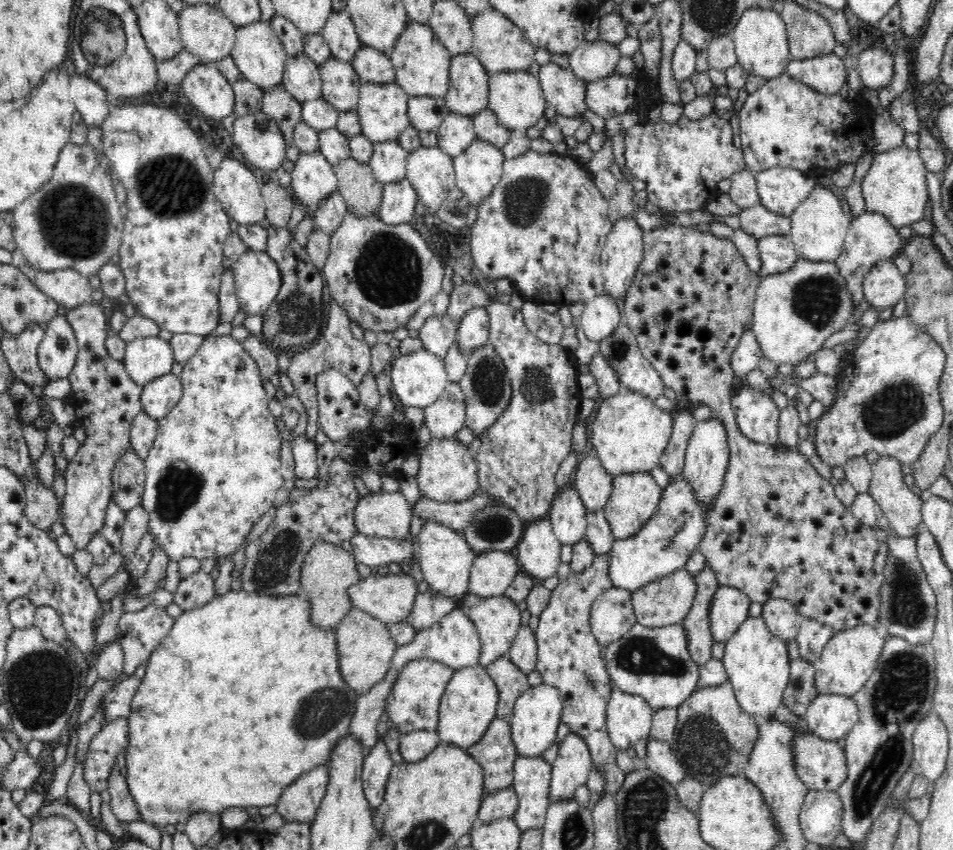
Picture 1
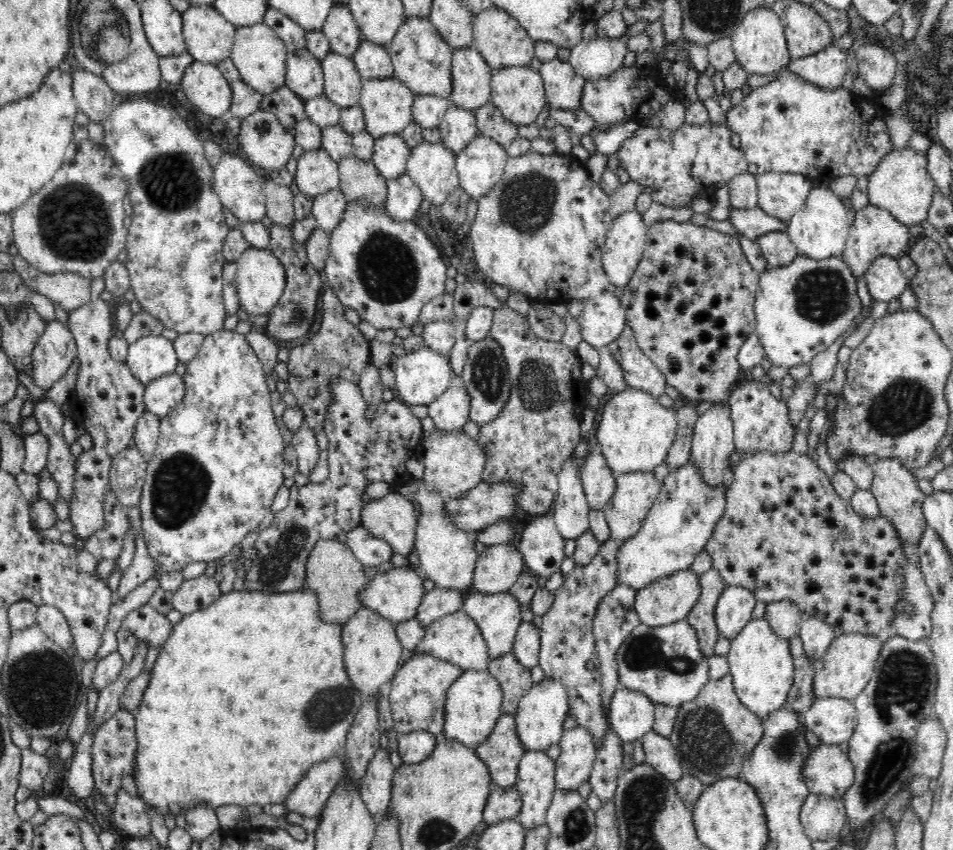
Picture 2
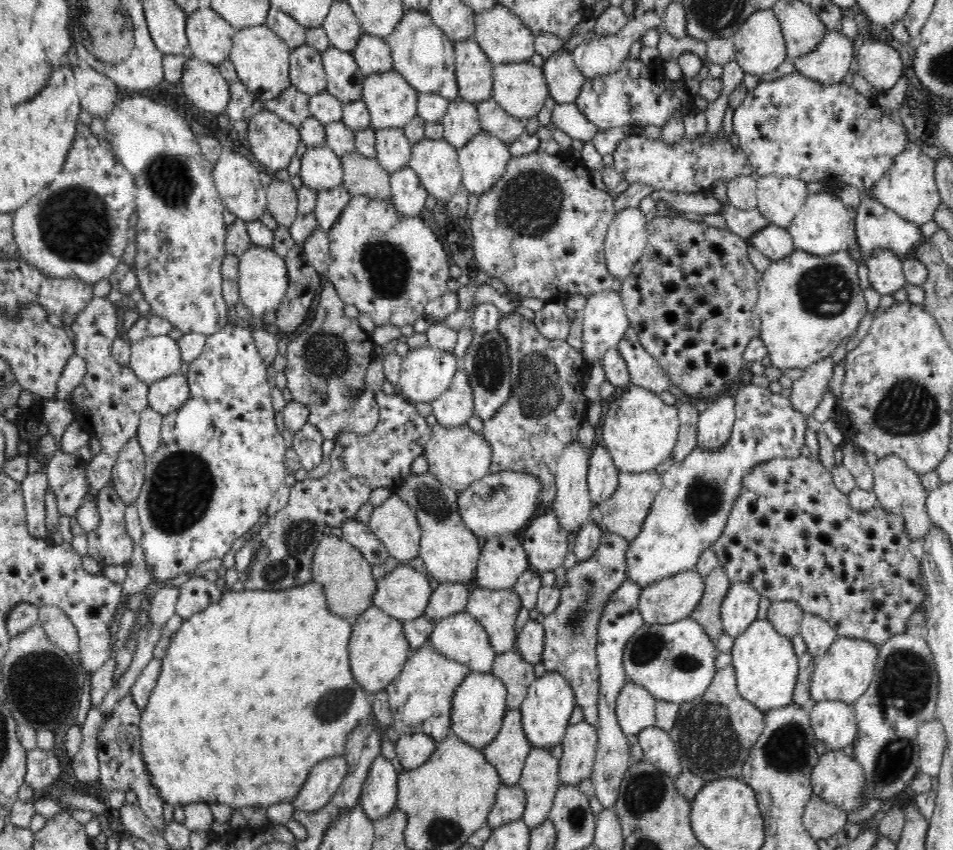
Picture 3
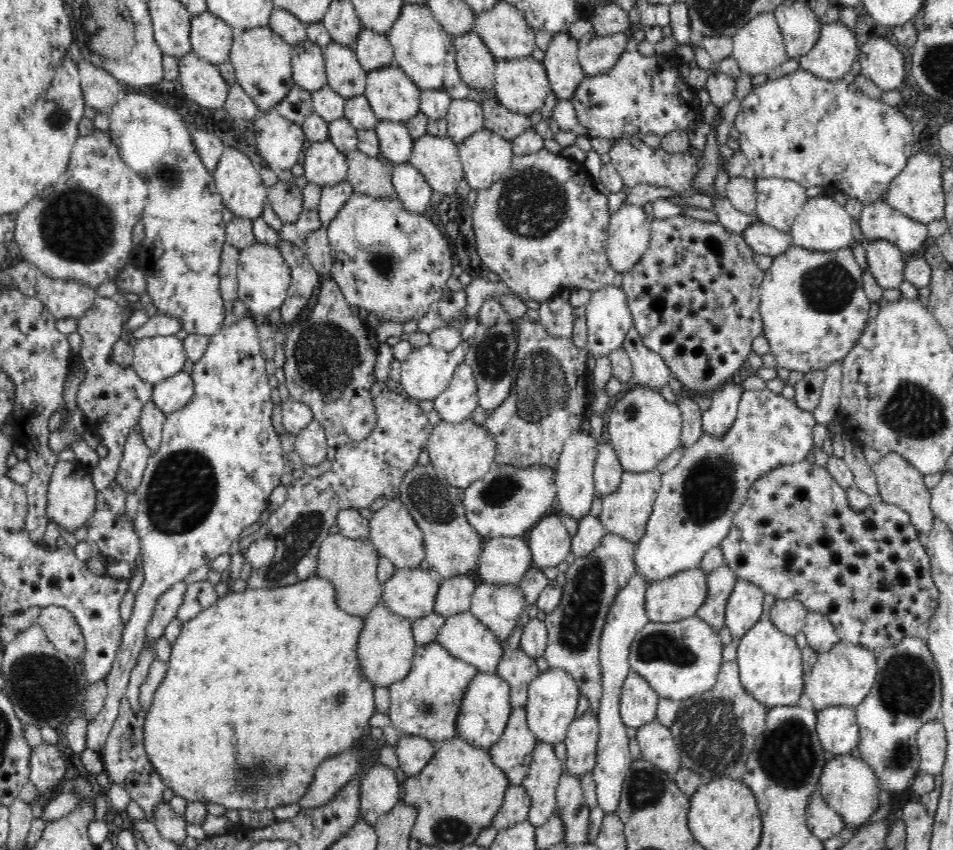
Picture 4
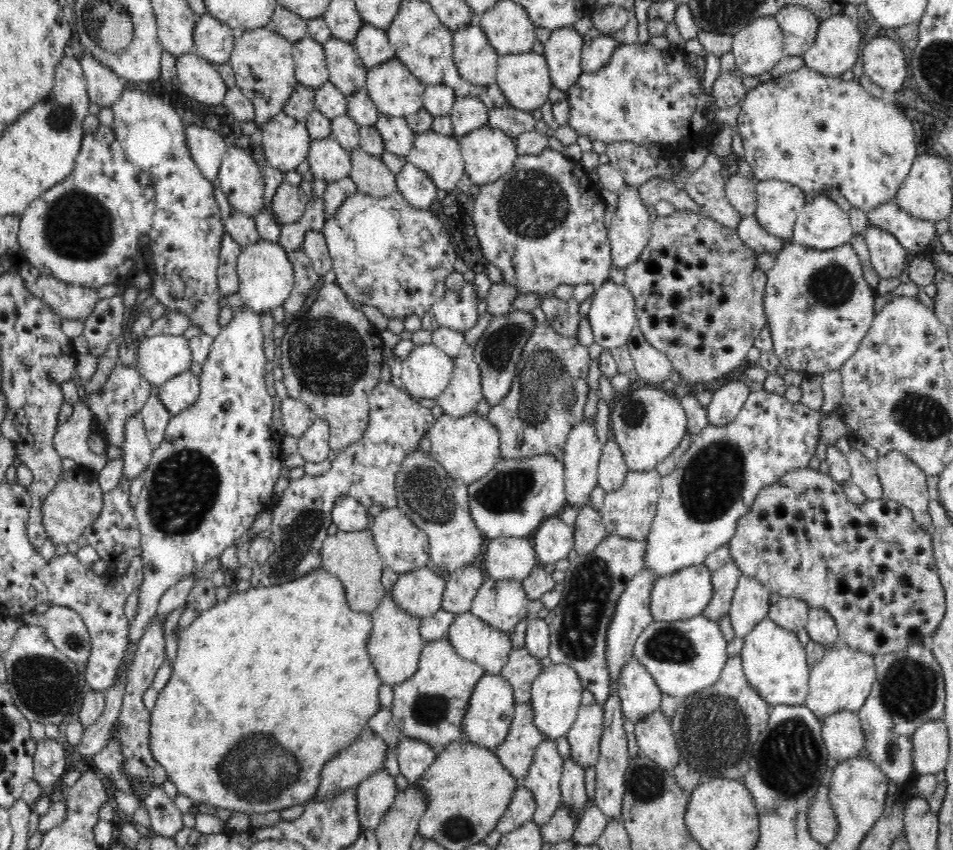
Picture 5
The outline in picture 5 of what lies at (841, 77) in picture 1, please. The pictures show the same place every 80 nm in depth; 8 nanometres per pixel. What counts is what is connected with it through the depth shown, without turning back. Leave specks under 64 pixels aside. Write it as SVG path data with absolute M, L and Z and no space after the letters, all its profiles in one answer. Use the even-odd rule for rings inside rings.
M845 13L835 14L826 20L818 20L816 38L810 49L802 56L805 66L823 76L841 77L856 64L860 54L861 36L856 18Z

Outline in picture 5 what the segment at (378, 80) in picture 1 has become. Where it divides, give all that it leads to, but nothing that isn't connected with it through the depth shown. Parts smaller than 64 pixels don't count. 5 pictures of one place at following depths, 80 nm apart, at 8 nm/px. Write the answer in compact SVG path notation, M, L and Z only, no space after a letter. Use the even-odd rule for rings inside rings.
M363 24L352 44L367 70L382 66L395 57L394 48L386 32L372 25Z

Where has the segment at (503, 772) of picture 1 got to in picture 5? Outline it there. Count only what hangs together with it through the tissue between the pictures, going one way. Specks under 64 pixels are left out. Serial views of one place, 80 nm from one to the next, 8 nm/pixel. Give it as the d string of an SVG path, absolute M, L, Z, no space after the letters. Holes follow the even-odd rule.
M530 701L516 704L510 730L504 742L494 749L500 764L519 782L528 772L540 742L547 740L546 735L536 728L532 718L534 709Z

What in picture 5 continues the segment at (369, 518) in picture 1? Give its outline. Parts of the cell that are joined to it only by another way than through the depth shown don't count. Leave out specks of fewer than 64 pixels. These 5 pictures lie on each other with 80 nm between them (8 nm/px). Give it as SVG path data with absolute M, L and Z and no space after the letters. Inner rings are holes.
M397 506L384 509L375 516L371 532L380 557L399 576L430 565L427 534L417 528L408 516L402 515Z

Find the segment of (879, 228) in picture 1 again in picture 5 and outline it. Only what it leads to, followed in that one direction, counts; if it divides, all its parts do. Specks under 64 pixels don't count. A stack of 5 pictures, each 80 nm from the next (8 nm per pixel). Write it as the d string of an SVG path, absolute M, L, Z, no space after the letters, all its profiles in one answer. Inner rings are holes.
M896 202L880 204L878 208L866 212L866 217L868 224L876 225L894 235L912 256L922 255L936 238L934 222L914 218Z

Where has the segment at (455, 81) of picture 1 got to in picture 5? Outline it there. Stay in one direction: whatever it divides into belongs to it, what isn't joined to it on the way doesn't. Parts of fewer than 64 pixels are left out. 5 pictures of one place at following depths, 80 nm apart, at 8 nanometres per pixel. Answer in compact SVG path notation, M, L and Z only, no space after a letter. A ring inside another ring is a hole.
M468 23L453 32L454 63L460 77L476 87L497 84L499 54L478 24Z

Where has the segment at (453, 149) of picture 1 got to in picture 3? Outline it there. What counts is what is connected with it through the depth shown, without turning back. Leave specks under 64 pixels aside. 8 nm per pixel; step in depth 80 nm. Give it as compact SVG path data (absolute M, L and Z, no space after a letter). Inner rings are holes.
M461 98L450 102L446 115L440 123L443 138L456 150L463 147L475 134L483 131L480 127L477 106Z

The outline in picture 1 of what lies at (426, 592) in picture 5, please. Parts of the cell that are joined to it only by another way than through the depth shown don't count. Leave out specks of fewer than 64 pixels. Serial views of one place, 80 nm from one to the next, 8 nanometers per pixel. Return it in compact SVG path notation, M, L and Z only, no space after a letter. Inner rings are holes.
M376 571L349 589L353 608L372 615L387 626L402 622L407 618L408 614L412 612L412 606L414 606L414 600L418 594L416 580L404 572L388 574L385 571Z

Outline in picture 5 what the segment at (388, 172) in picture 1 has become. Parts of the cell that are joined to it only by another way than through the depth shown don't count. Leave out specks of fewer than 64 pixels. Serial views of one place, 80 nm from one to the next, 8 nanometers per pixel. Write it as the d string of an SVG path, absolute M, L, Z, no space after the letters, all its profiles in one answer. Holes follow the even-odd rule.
M379 114L375 124L384 143L384 150L398 156L408 156L414 140L414 131L410 128L407 119L391 118Z

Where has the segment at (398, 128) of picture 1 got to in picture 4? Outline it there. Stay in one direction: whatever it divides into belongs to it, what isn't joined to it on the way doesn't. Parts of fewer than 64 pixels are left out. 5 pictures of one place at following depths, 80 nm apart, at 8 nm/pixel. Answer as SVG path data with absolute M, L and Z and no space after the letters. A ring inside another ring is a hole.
M394 62L368 72L364 91L377 121L404 123L421 112L422 90Z

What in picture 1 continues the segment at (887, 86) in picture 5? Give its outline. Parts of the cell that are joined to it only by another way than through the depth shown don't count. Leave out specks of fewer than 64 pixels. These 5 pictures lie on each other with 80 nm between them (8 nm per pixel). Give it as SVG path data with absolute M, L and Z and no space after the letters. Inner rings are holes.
M866 48L858 54L855 66L864 86L880 89L889 86L894 77L894 58L887 51L880 48Z

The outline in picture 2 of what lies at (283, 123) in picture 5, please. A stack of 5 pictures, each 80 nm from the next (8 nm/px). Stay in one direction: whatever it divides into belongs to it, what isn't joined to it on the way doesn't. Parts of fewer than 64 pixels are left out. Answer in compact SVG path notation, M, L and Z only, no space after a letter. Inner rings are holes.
M256 111L243 118L239 136L250 162L268 173L284 169L294 150L294 130L284 127L271 112Z

